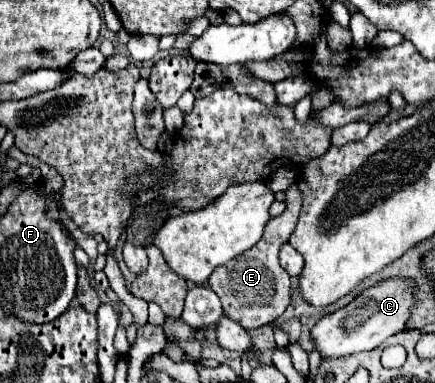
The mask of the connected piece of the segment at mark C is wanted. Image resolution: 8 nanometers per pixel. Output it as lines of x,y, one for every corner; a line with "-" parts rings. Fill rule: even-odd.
388,278
372,288
362,290
360,296
356,296
350,304
318,320
318,324
312,330
314,346
320,350
322,358
340,358
378,348
390,336
404,330
406,322
410,320
410,312
414,308
414,288
416,286
410,280

